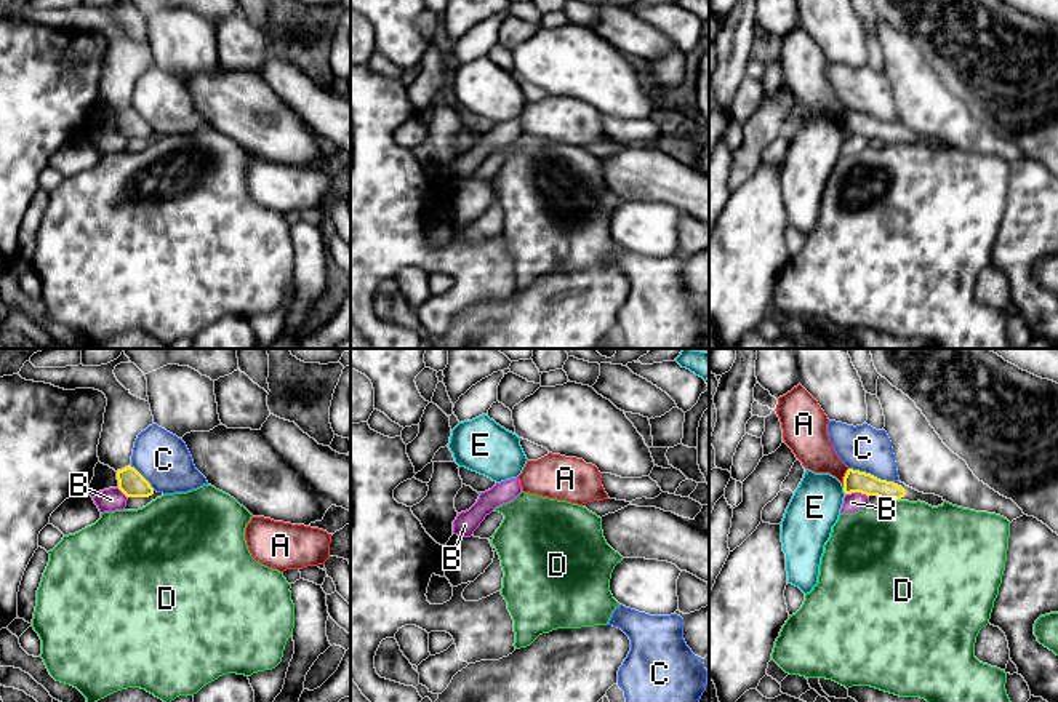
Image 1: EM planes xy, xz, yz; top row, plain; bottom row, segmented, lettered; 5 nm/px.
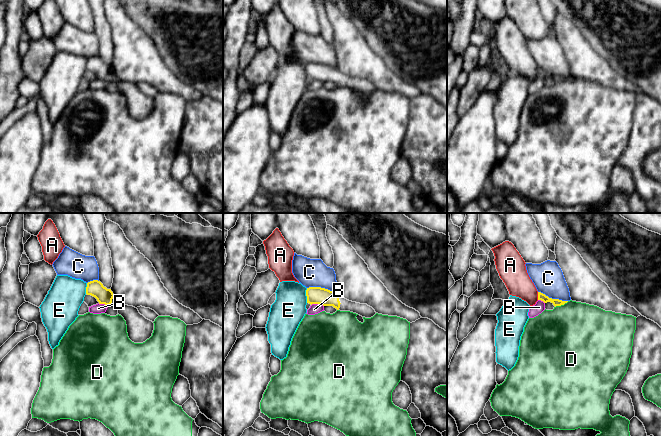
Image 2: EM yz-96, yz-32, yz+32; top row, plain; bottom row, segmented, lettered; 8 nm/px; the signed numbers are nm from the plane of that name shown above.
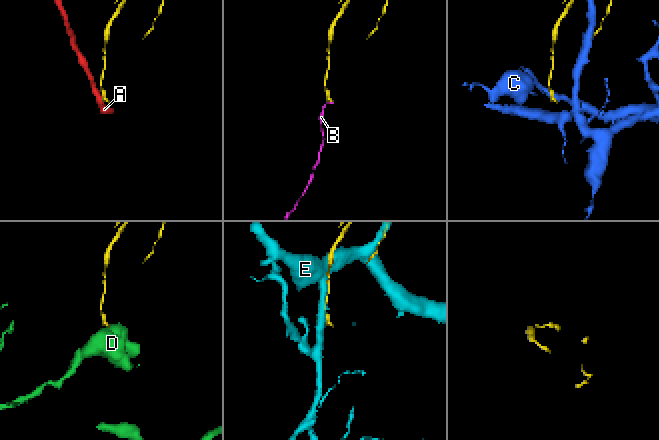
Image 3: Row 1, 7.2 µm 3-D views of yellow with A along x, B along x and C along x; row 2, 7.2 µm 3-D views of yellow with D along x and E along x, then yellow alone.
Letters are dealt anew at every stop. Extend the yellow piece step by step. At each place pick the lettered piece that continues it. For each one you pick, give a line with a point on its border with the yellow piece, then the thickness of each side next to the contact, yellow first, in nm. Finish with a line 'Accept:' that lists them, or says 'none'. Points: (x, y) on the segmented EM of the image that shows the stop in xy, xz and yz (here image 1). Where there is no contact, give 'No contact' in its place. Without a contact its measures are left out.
Accept: none

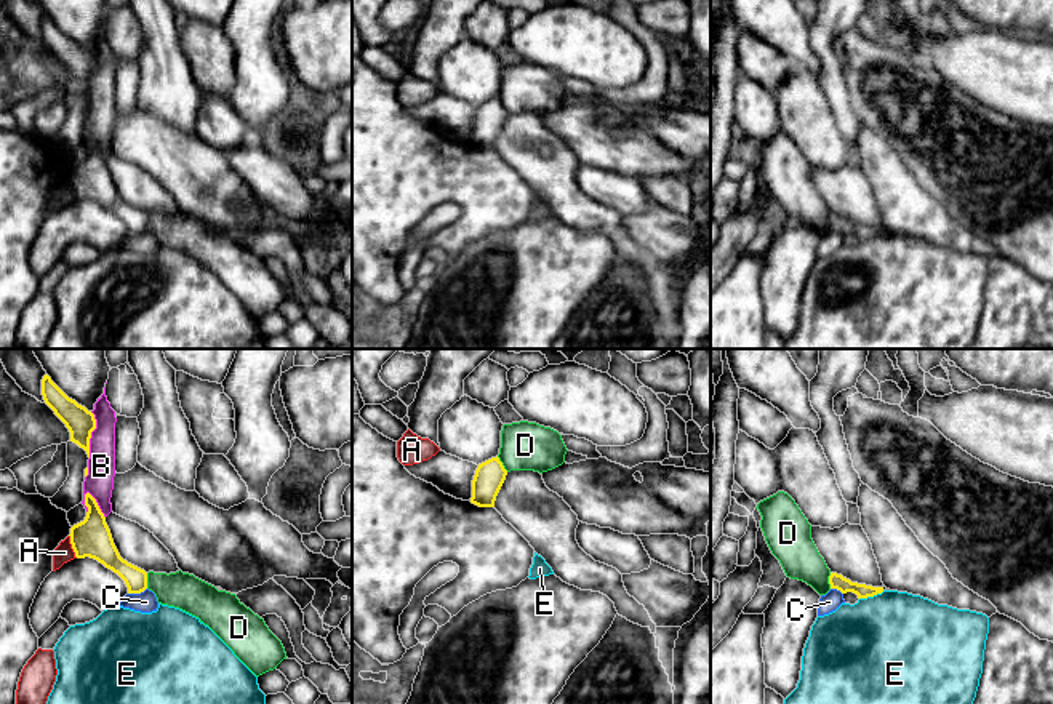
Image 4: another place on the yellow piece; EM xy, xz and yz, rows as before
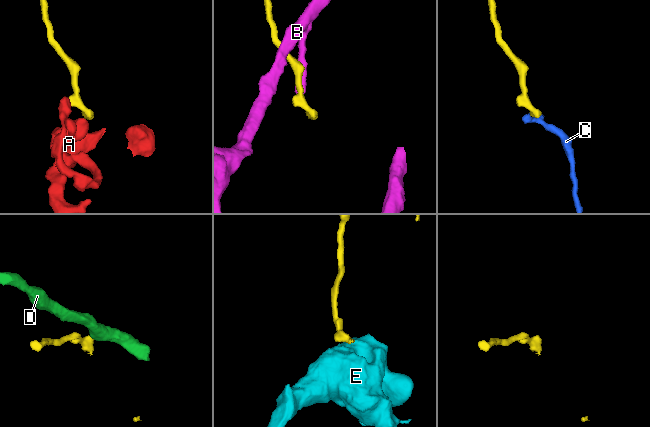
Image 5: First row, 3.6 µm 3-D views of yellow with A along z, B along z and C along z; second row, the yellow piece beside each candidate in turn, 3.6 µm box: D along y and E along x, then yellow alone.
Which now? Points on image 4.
Accept: none

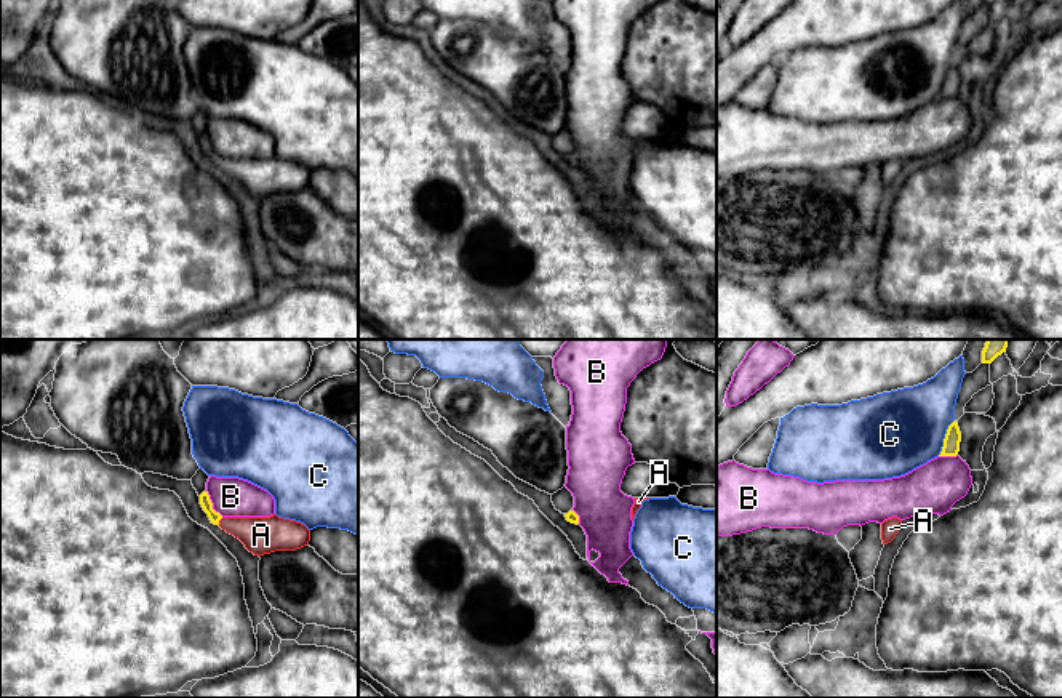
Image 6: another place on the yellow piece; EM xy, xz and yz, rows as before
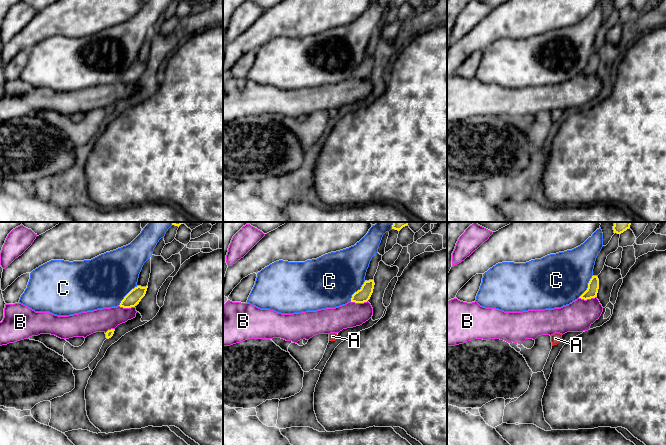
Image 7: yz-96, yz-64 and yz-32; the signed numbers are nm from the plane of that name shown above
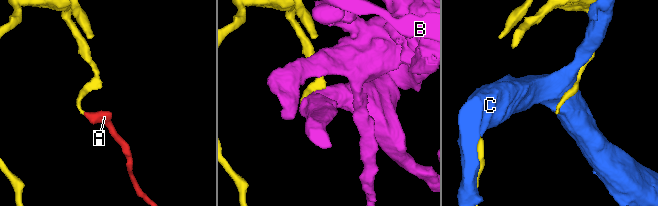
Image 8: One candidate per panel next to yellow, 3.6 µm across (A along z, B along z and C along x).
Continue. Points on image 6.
A: Touches yellow at xy (219, 519). Thickness 60 nm (yellow) against 190 nm
Accept: A

